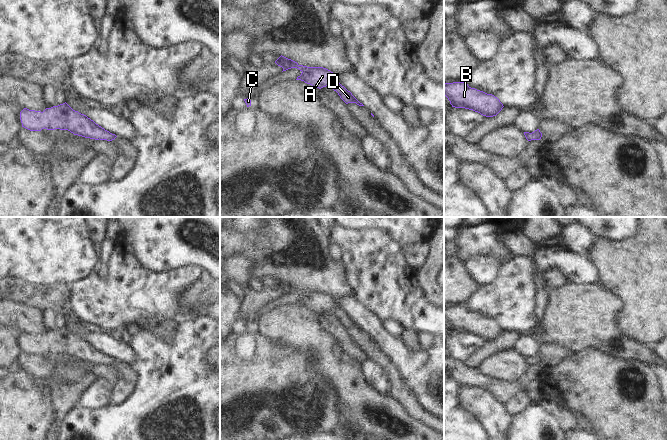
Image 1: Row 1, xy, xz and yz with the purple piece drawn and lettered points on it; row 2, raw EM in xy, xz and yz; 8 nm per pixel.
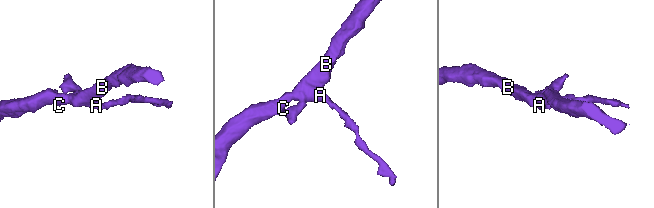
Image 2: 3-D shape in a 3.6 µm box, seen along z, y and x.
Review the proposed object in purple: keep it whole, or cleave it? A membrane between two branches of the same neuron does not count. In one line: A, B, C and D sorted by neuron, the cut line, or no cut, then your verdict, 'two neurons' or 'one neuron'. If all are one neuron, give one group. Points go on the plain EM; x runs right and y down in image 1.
A B C D | no cut | one neuron

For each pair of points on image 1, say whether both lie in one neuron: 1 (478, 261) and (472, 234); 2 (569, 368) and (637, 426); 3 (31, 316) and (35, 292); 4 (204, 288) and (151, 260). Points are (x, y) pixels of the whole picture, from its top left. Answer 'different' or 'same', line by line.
1: different
2: same
3: different
4: different

